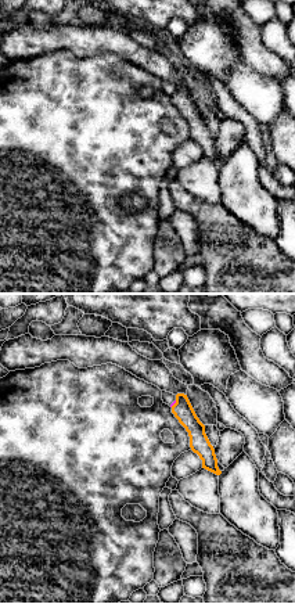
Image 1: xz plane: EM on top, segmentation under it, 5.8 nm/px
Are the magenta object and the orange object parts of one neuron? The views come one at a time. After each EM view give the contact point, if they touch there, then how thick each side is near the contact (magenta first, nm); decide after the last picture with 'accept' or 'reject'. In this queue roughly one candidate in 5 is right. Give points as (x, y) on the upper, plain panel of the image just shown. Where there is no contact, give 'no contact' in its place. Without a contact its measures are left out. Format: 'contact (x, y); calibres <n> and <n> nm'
contact (173, 93); calibres 20 and 120 nm

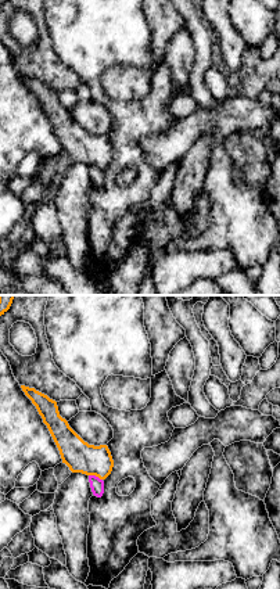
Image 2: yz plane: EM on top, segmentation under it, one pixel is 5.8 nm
contact (94, 165); calibres 80 and 180 nm

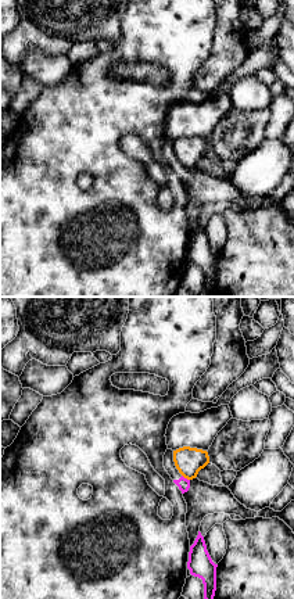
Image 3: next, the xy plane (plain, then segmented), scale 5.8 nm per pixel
contact (186, 168); calibres 70 and 160 nm

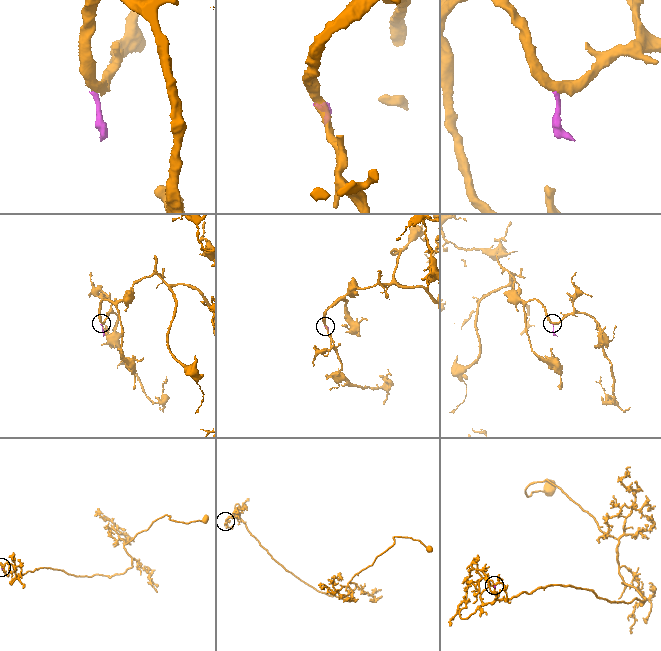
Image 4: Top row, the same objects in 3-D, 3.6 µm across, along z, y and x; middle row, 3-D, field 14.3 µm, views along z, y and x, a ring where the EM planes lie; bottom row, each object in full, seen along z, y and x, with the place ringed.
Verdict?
reject

